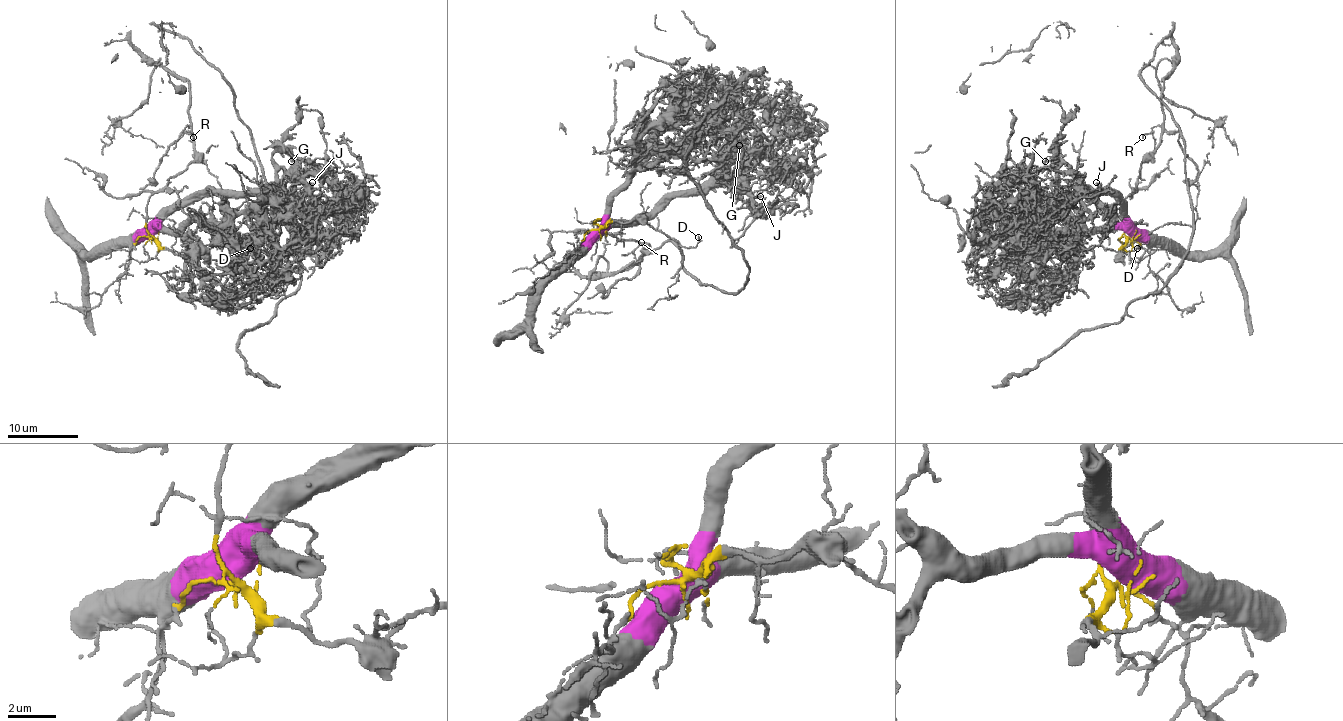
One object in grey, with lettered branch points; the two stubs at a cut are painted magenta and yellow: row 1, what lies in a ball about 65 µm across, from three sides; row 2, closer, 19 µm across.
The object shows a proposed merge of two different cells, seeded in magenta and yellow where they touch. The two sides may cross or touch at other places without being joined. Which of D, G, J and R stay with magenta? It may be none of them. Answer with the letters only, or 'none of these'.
G, J

